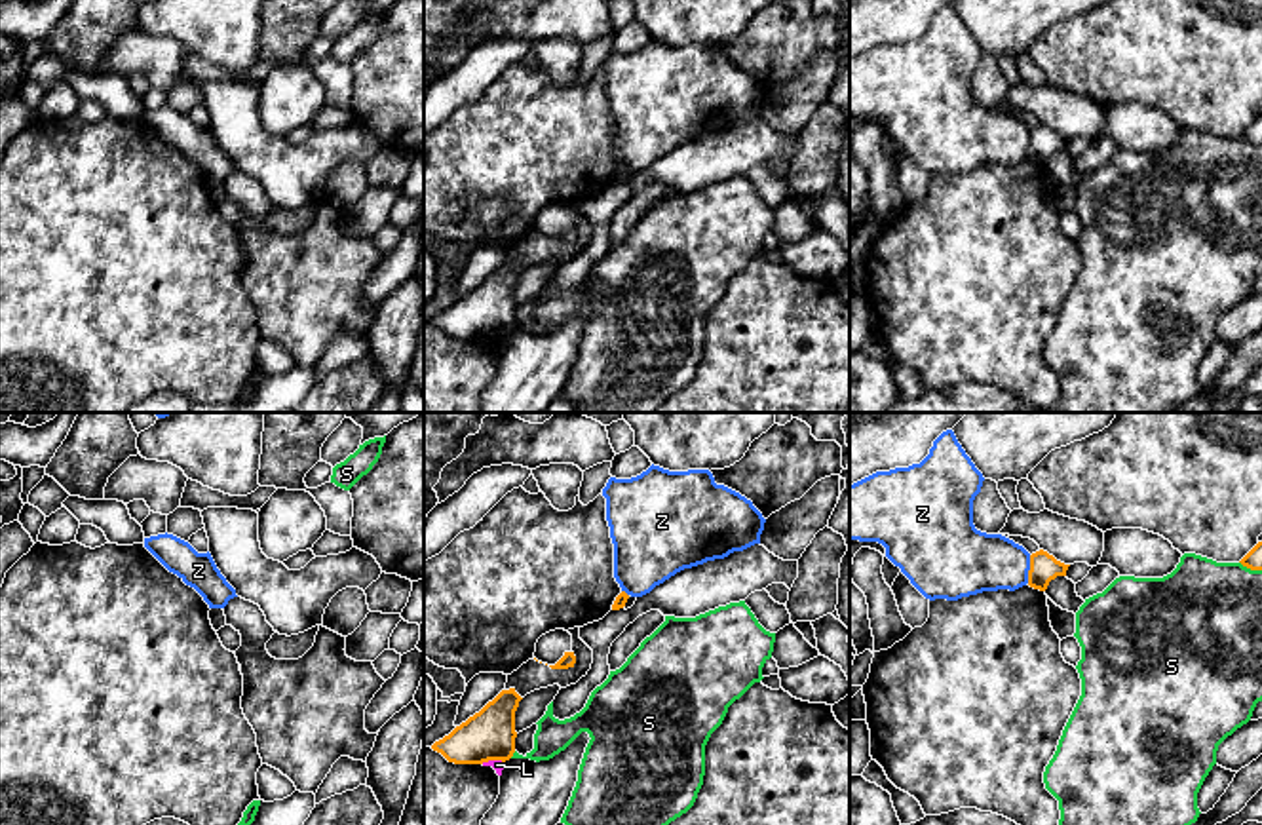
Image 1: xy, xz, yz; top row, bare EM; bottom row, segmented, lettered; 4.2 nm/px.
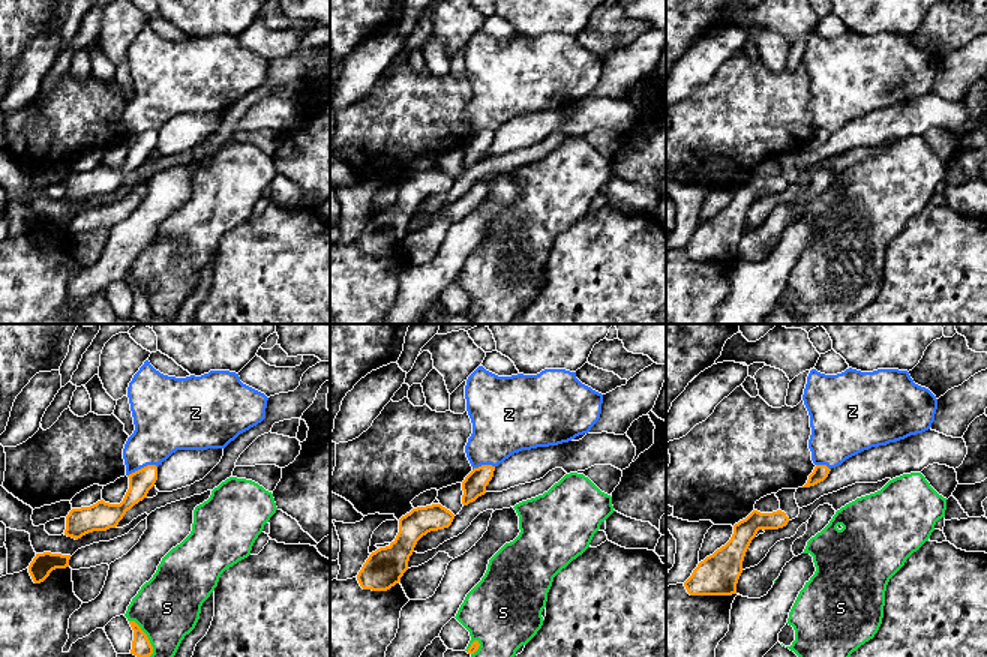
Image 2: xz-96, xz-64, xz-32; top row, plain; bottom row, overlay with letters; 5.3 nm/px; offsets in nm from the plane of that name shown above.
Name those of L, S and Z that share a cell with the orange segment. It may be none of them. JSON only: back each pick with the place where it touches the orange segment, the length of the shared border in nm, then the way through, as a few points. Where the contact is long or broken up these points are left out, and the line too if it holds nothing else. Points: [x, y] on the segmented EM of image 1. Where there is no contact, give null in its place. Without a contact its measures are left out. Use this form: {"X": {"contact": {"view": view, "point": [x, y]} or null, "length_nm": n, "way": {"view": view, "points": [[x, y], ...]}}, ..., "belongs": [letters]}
{"belongs": []}

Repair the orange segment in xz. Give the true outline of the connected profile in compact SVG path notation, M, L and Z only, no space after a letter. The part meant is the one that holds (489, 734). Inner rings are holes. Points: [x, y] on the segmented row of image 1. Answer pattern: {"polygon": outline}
{"polygon": "M515 688L502 690L479 713L435 741L431 749L454 764L509 760L515 753L515 711L521 700Z"}

